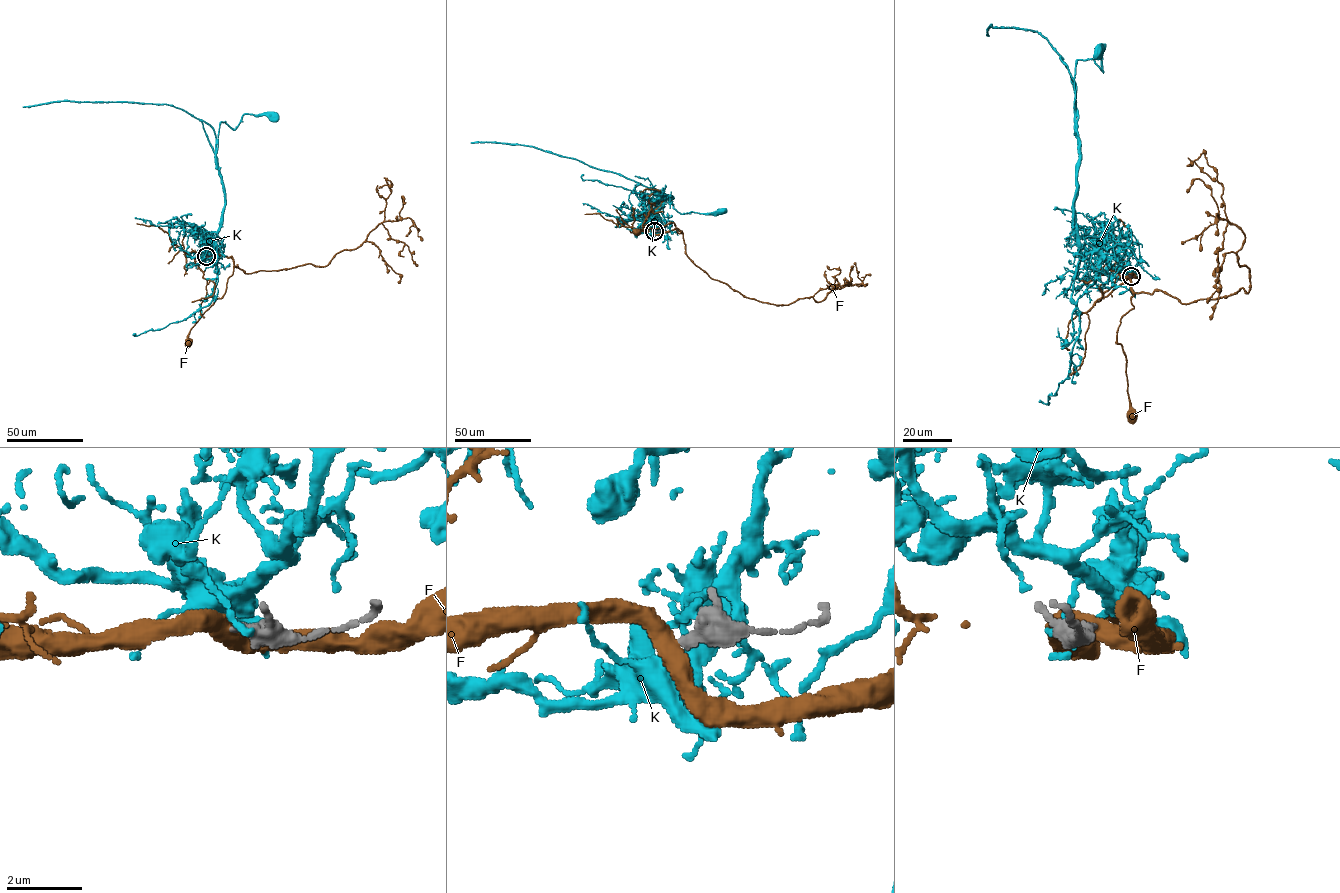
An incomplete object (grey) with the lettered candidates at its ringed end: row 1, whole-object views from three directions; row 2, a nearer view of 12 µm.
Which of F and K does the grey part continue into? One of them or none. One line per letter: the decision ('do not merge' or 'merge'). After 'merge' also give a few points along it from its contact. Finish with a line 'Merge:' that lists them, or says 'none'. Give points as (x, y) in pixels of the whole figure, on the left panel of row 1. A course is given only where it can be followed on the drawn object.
F: do not merge
K: do not merge
Merge: none

